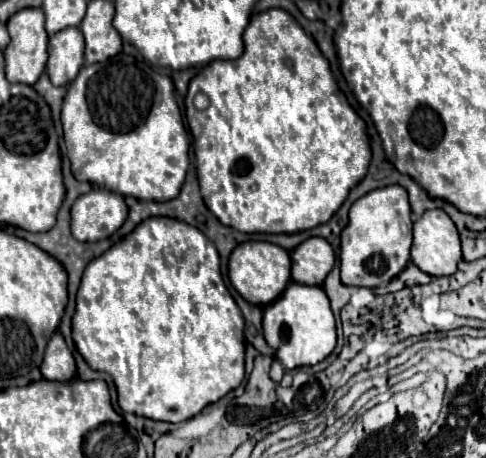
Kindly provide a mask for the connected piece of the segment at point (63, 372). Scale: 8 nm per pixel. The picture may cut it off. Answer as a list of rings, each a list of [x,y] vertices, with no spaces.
[[[58,331],[48,341],[46,355],[44,355],[40,369],[42,369],[44,379],[48,379],[48,381],[70,381],[76,375],[74,357],[72,357],[70,349],[66,347],[64,337]]]

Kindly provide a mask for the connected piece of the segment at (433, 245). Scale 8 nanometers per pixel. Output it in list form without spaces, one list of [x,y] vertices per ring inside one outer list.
[[[442,209],[426,211],[414,223],[412,263],[424,273],[442,277],[452,275],[462,259],[458,231]]]

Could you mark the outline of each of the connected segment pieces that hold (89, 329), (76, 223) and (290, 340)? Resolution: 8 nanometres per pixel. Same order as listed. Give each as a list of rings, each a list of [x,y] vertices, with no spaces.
[[[148,217],[140,225],[134,227],[132,233],[128,233],[116,247],[110,247],[100,257],[92,259],[88,267],[84,269],[82,283],[76,295],[76,313],[72,319],[72,337],[80,351],[80,355],[86,359],[86,363],[92,369],[100,369],[112,375],[116,389],[118,389],[118,405],[124,413],[142,415],[156,421],[170,421],[180,423],[194,415],[198,415],[206,405],[216,403],[220,397],[224,397],[228,391],[236,389],[240,381],[244,379],[244,319],[242,313],[228,293],[222,273],[220,273],[220,257],[214,249],[214,243],[192,225],[186,225],[184,221],[170,219],[170,217]]]
[[[102,187],[84,193],[72,205],[72,235],[78,241],[98,241],[110,237],[126,219],[124,197]]]
[[[292,281],[278,301],[264,307],[262,327],[268,345],[274,349],[274,355],[282,361],[284,369],[316,365],[336,347],[336,321],[328,295],[318,285],[302,285]]]

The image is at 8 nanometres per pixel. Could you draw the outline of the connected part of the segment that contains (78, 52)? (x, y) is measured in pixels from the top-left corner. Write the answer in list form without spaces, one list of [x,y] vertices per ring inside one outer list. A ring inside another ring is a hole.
[[[78,27],[62,29],[50,37],[46,71],[54,85],[70,83],[84,65],[84,37]]]

